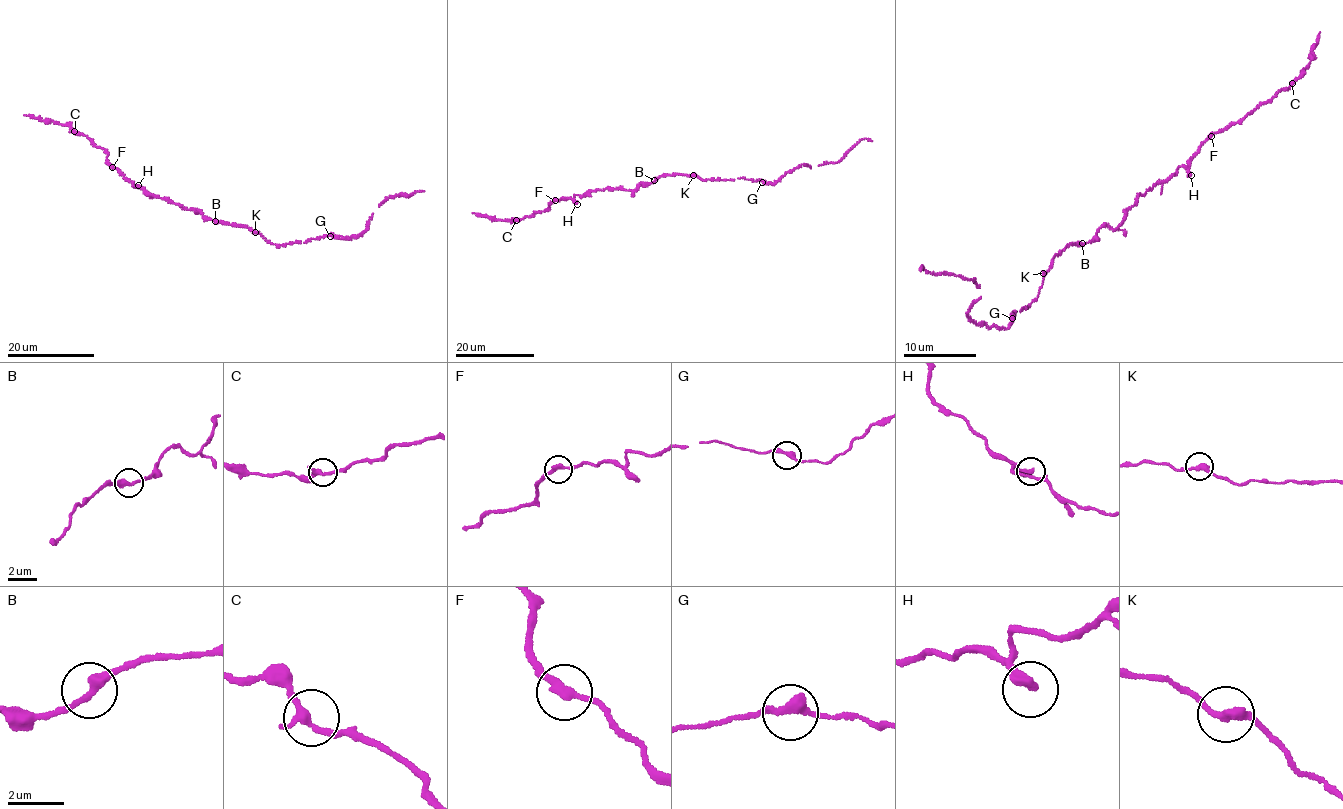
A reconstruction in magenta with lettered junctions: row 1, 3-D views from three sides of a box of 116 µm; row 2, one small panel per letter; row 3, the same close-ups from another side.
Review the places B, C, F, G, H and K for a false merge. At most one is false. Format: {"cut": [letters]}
{"cut": []}

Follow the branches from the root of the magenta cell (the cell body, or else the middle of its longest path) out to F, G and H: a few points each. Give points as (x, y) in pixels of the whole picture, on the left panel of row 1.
F: (220, 223), (205, 218), (196, 209), (183, 209), (167, 198), (147, 195), (112, 167)
G: (220, 223), (260, 232), (273, 245), (306, 242), (330, 236)
H: (220, 223), (205, 218), (196, 209), (183, 209), (167, 198), (147, 195), (142, 188), (132, 184), (138, 185)

